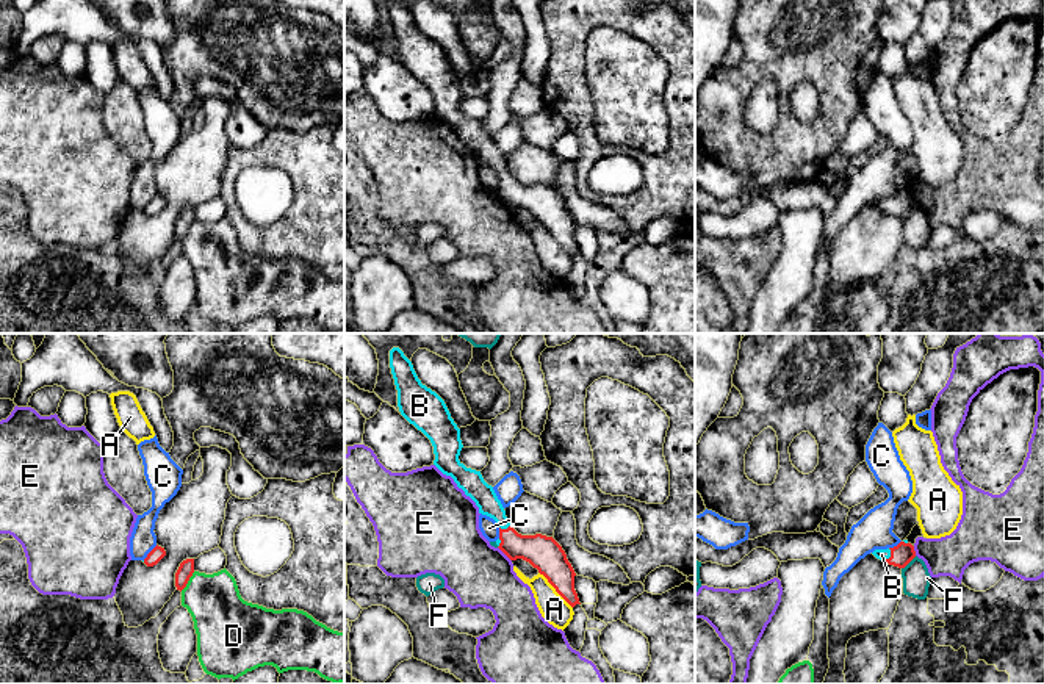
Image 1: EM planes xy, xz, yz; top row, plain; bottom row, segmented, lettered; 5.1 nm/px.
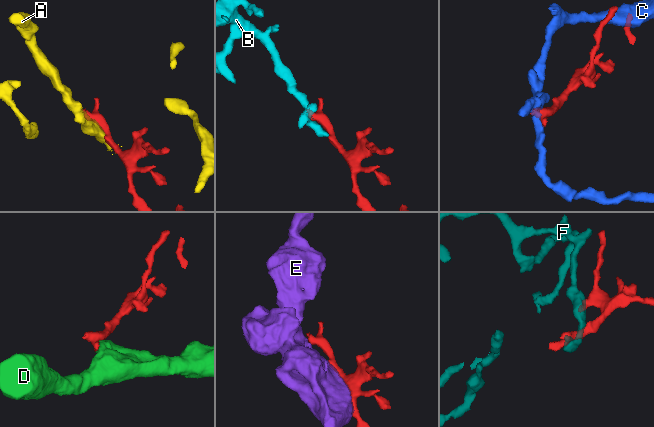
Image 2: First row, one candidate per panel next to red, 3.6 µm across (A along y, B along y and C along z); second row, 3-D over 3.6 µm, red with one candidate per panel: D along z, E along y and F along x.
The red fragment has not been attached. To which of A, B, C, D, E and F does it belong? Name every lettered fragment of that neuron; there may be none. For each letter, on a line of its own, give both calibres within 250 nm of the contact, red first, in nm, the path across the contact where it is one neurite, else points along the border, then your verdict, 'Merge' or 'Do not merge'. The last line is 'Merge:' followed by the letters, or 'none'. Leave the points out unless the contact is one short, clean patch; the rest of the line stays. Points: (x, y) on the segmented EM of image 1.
A: Thickness 180 nm (red) against 150 nm. Do not merge
B: Thickness 110 nm (red) against 60 nm. Path across: yz (903, 553), (891, 556), (882, 554). Merge
C: Thickness 70 nm (red) against 140 nm. Do not merge
D: Thickness 80 nm (red) against 280 nm. Boundary: xy (194, 572), (180, 590). Do not merge
E: Thickness 180 nm (red) against 320 nm. Do not merge
F: Thickness 110 nm (red) against 140 nm. Do not merge
Merge: B

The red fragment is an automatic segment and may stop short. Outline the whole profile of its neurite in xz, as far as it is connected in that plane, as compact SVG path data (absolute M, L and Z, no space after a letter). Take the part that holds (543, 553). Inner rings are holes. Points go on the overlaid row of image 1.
M399 347L390 351L390 368L398 390L398 407L401 415L421 430L432 443L434 465L451 476L459 488L499 526L498 548L510 559L523 559L543 574L556 592L574 607L579 603L574 590L574 570L562 546L542 534L521 535L509 523L506 510L491 485L481 471L466 468L460 460L463 448L460 429L451 418L445 401L421 383L412 362Z

